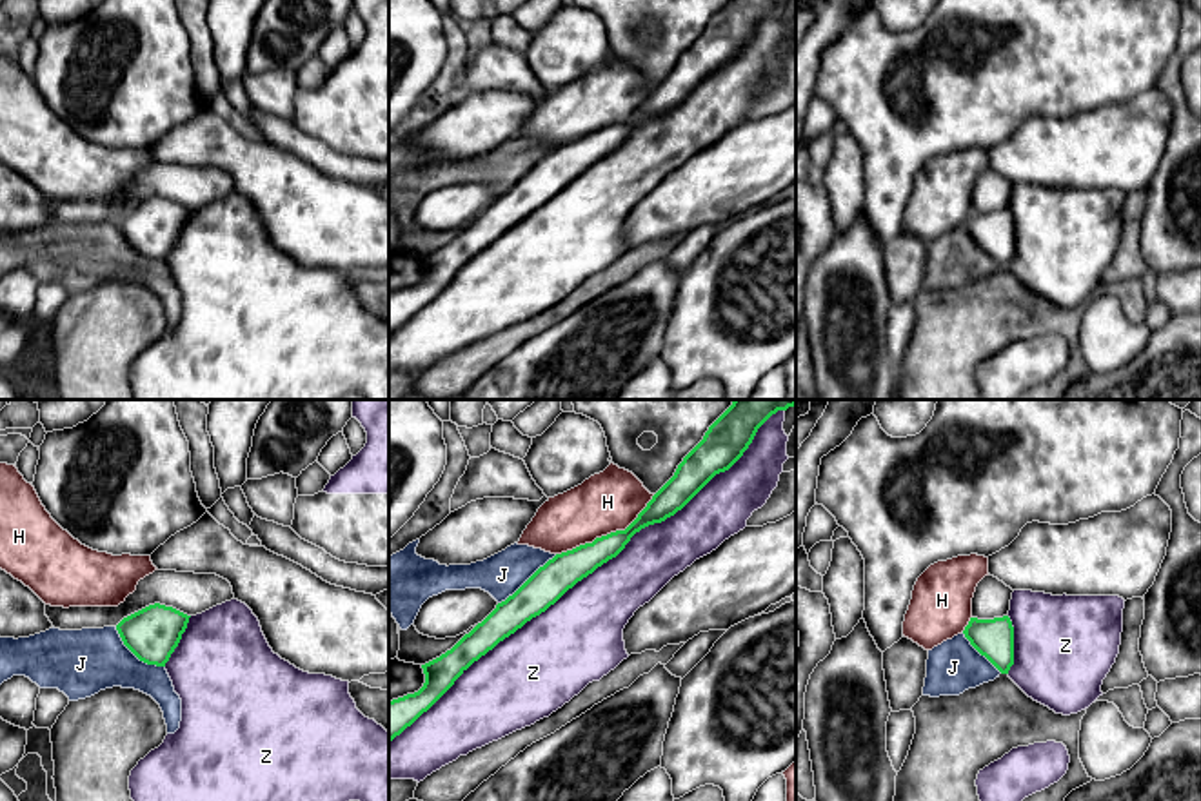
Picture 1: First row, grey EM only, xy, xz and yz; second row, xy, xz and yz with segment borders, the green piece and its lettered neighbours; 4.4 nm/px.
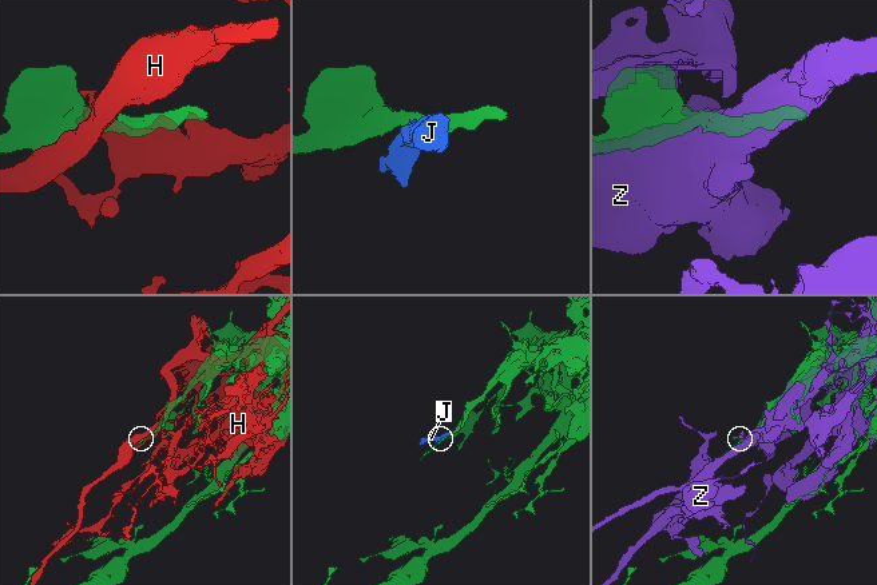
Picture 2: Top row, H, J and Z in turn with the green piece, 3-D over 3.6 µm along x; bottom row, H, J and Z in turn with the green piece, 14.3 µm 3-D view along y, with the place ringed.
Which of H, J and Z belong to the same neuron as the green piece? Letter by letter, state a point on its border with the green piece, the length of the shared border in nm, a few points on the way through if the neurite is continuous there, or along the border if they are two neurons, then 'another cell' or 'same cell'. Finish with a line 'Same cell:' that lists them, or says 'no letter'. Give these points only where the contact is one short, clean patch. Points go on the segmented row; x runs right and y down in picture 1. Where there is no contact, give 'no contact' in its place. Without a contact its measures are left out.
H: xz (607, 534) | 500 nm | another cell
J: xy (137, 656) | 280 nm | another cell
Z: xz (591, 573) | 2250 nm | another cell
Same cell: no letter

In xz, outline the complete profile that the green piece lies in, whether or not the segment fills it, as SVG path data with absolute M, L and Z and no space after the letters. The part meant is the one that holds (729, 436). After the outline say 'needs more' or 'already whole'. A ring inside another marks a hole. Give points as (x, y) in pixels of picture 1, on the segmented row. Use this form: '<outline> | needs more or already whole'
M734 400L625 530L556 554L451 650L422 665L423 687L389 701L389 741L427 712L474 661L616 558L636 532L681 510L716 474L729 470L743 456L772 414L794 405L796 400Z | already whole

